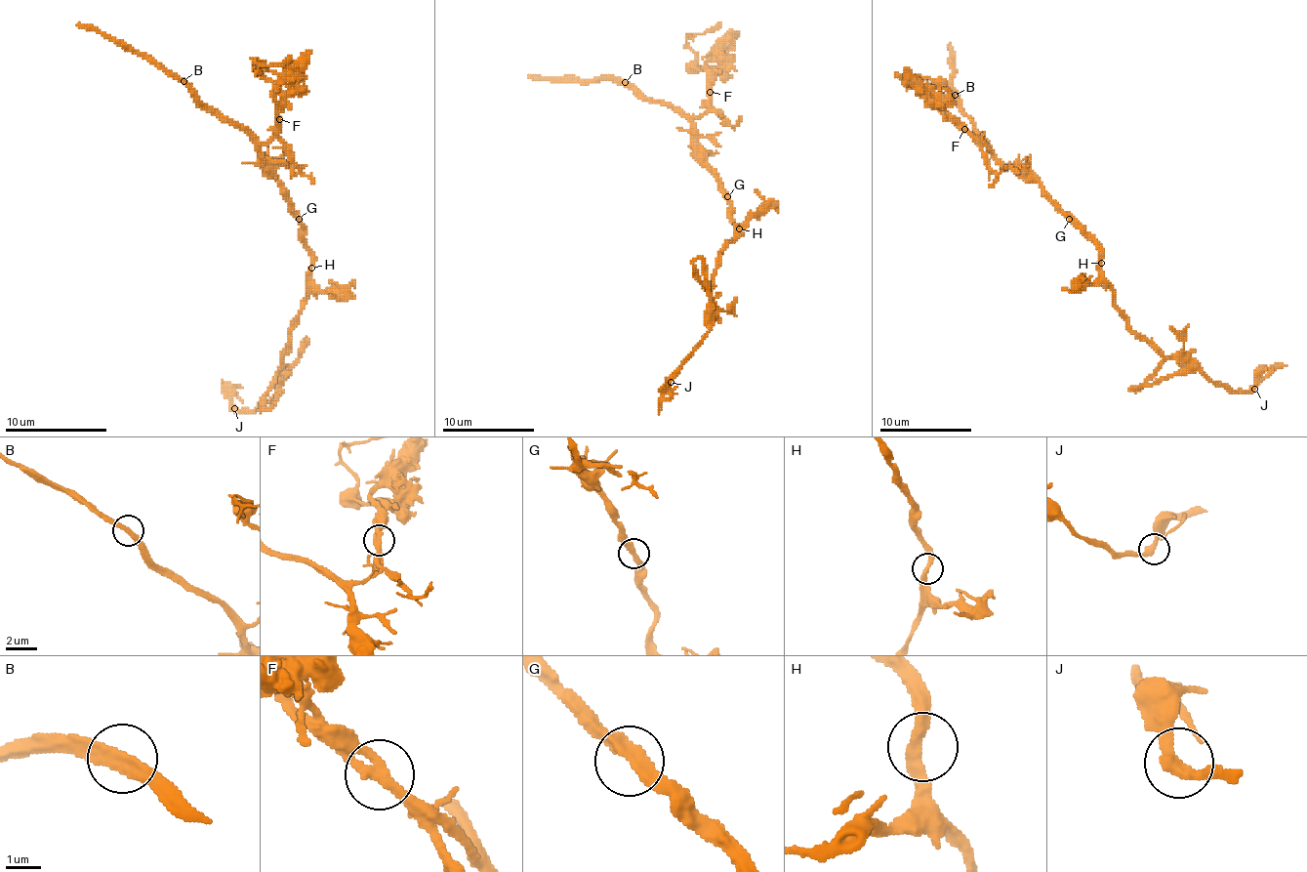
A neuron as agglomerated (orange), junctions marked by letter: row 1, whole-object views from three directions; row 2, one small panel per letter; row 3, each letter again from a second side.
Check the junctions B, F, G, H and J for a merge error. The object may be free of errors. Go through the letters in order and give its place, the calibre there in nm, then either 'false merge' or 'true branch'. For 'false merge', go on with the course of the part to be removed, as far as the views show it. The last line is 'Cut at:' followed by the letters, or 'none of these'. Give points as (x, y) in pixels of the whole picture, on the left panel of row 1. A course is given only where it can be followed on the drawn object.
B: at (183, 81); 360 nm thick; true branch
F: at (279, 119); 360 nm thick; false merge; foreign part runs (278, 119), (281, 91), (265, 76), (263, 63), (253, 61), (258, 65), (281, 65), (291, 56)
G: at (299, 219); 400 nm thick; true branch
H: at (311, 268); 320 nm thick; true branch
J: at (234, 408); 360 nm thick; true branch
Cut at: F

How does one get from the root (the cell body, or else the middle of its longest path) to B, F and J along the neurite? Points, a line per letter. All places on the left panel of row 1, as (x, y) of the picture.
B: (311, 265), (304, 224), (288, 190), (265, 165), (255, 143), (242, 130), (217, 117), (183, 81)
F: (311, 265), (304, 224), (288, 190), (265, 165), (261, 152), (261, 147), (275, 135), (278, 119)
J: (311, 265), (311, 290), (261, 408), (275, 402), (278, 388), (253, 410), (234, 408)

